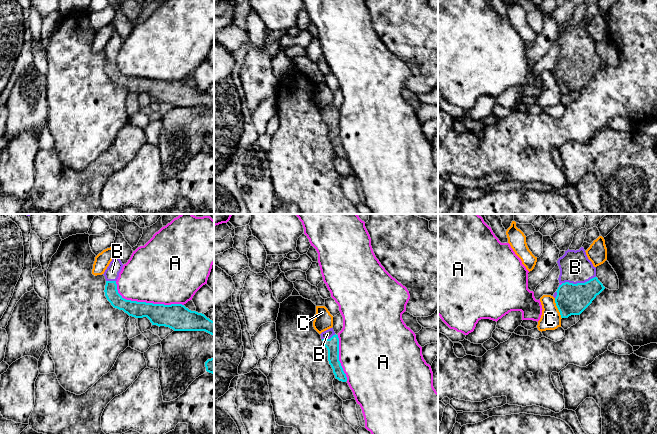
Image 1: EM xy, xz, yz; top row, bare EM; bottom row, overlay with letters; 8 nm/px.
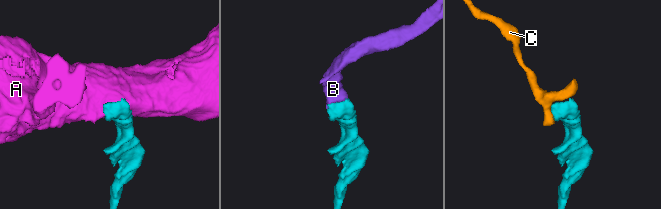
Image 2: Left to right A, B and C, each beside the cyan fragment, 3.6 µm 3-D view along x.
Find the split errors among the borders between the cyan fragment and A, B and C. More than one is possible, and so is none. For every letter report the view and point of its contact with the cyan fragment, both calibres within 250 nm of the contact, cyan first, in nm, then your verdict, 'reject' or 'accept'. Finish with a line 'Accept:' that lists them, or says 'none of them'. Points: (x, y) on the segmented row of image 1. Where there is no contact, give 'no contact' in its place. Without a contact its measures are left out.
A: contact xy (145, 302); calibres 190 and 480 nm; reject
B: contact yz (578, 283); calibres 260 and 260 nm; accept
C: contact yz (557, 307); calibres 260 and 160 nm; reject
Accept: B

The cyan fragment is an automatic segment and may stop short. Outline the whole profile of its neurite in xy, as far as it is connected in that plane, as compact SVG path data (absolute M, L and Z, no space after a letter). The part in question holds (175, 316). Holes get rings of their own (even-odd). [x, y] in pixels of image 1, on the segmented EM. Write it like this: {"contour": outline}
{"contour": "M115 255L110 262L109 266L104 272L106 279L105 296L114 308L123 310L129 316L135 318L147 317L152 325L165 326L173 329L174 331L205 331L214 336L214 321L207 318L204 314L196 311L191 311L182 304L153 304L146 302L137 302L124 299L117 290L116 281L119 277L123 264L121 260Z"}

